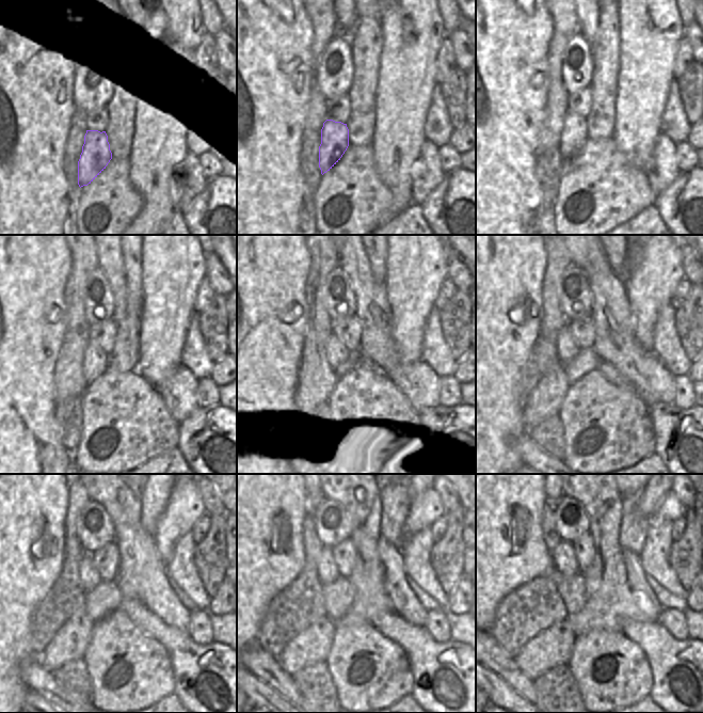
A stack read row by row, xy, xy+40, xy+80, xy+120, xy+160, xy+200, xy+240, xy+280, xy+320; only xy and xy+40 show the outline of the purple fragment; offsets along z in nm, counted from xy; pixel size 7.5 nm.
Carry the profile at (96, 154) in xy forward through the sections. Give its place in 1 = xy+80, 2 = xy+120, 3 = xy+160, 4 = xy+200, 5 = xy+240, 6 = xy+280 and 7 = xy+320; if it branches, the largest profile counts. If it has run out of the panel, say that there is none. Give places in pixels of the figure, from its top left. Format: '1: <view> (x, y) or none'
1: xy+80 (574, 136)
2: xy+120 (96, 362)
3: xy+160 (336, 353)
4: xy+200 (568, 349)
5: xy+240 (90, 577)
6: xy+280 (328, 571)
7: xy+320 (563, 556)

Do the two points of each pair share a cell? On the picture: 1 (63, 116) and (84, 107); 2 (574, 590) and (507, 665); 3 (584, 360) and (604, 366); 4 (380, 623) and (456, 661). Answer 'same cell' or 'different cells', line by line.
1: different cells
2: different cells
3: different cells
4: same cell

